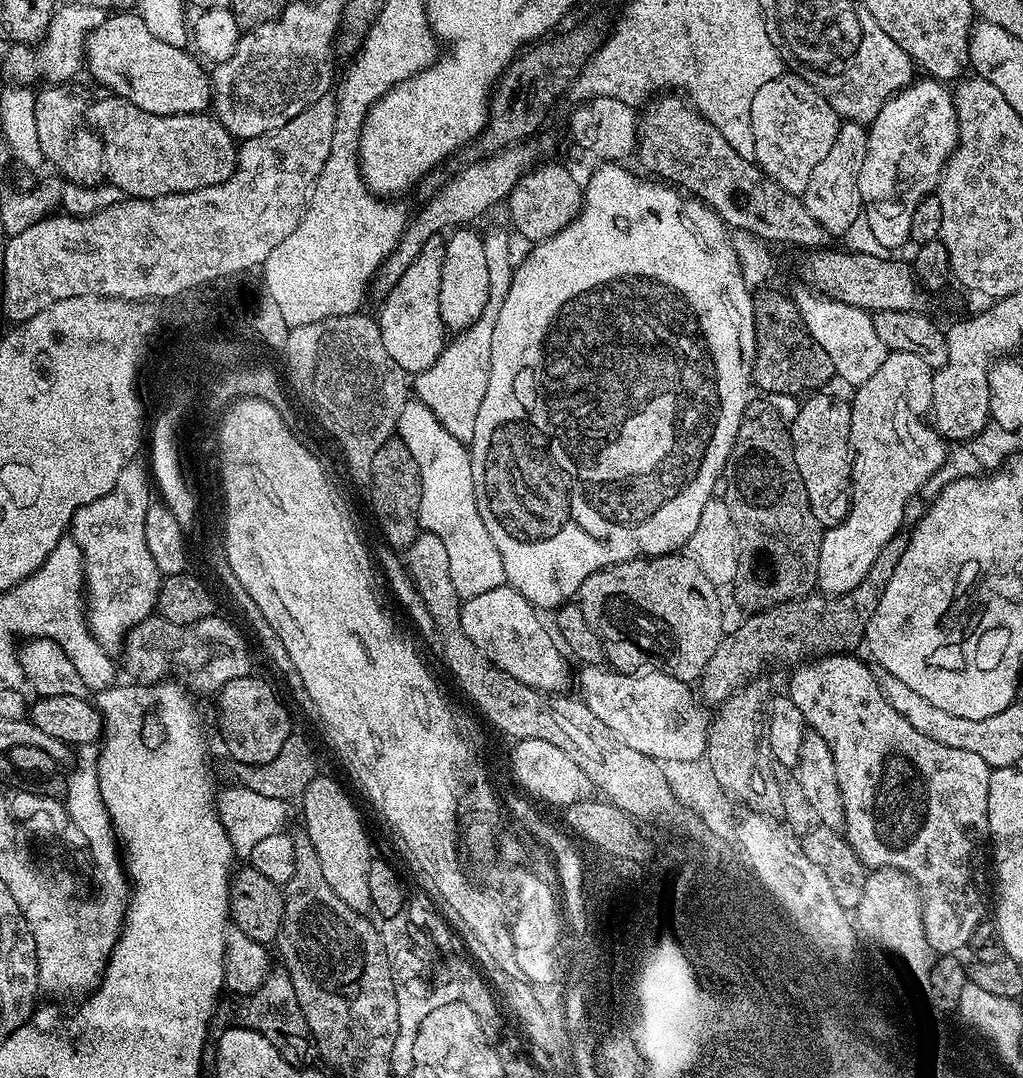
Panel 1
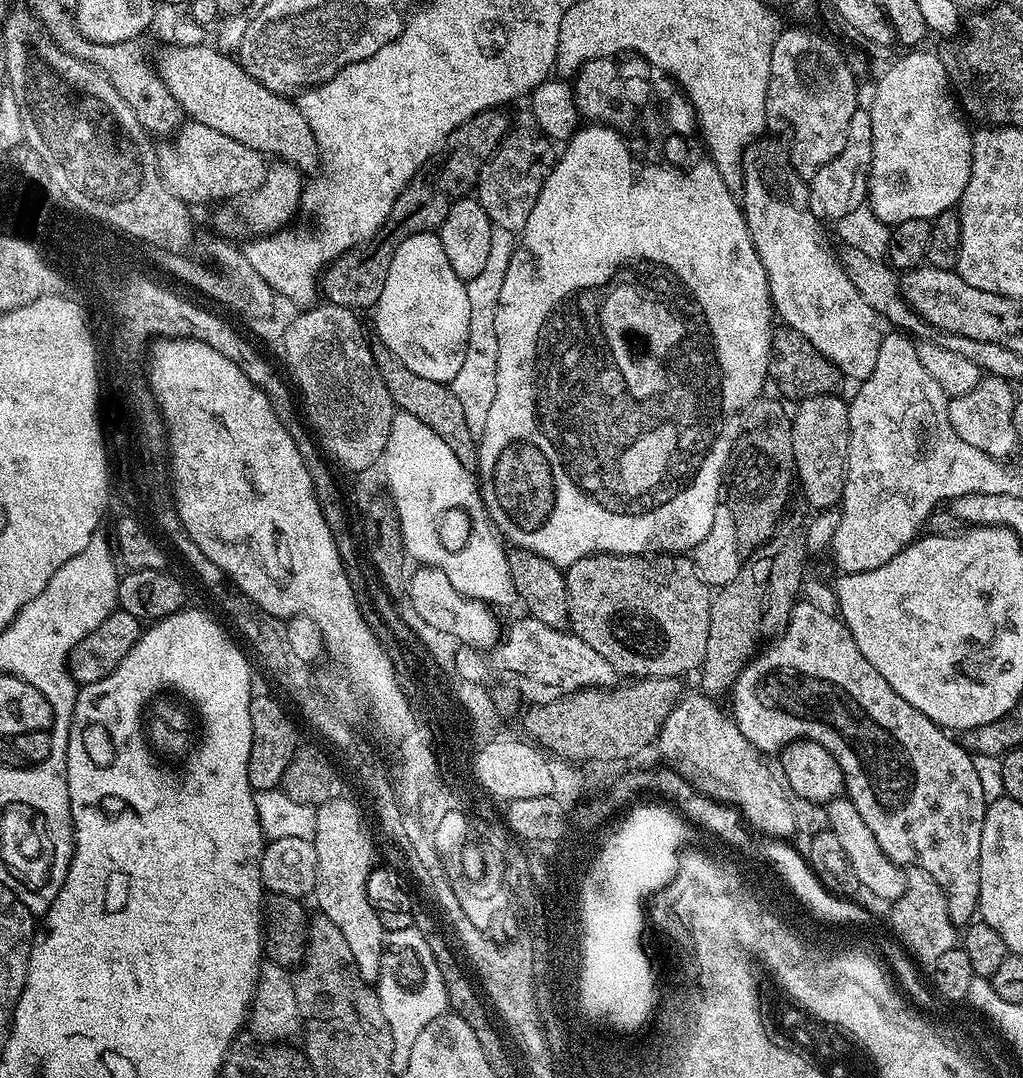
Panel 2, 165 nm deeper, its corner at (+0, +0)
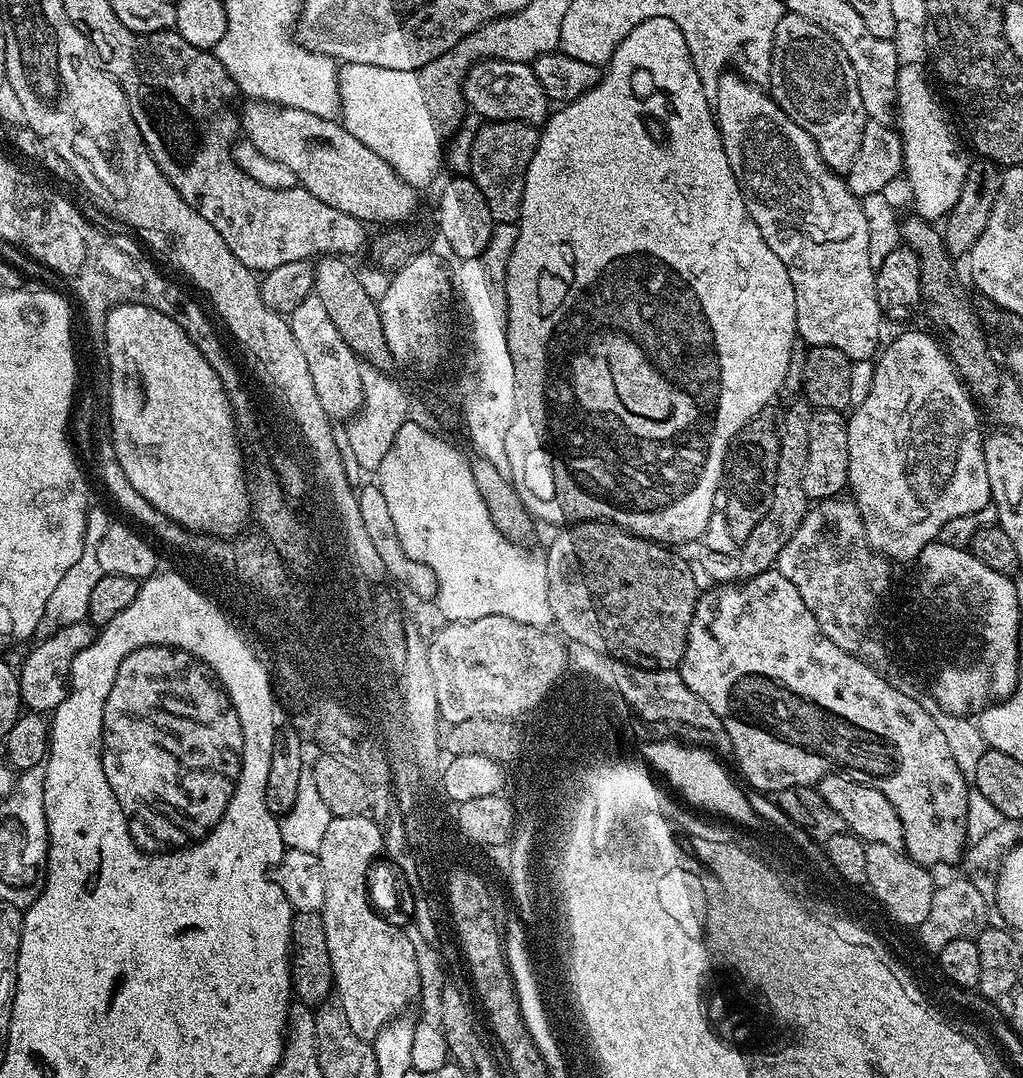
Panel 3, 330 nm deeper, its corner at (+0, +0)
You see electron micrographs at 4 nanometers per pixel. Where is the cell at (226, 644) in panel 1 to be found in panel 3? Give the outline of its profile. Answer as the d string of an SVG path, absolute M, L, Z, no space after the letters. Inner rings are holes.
M83 620L65 628L49 631L47 635L45 640L37 639L31 645L33 648L29 650L24 665L19 665L18 668L20 699L23 707L41 714L51 713L68 697L74 658L82 649L96 640L98 628L88 620Z

